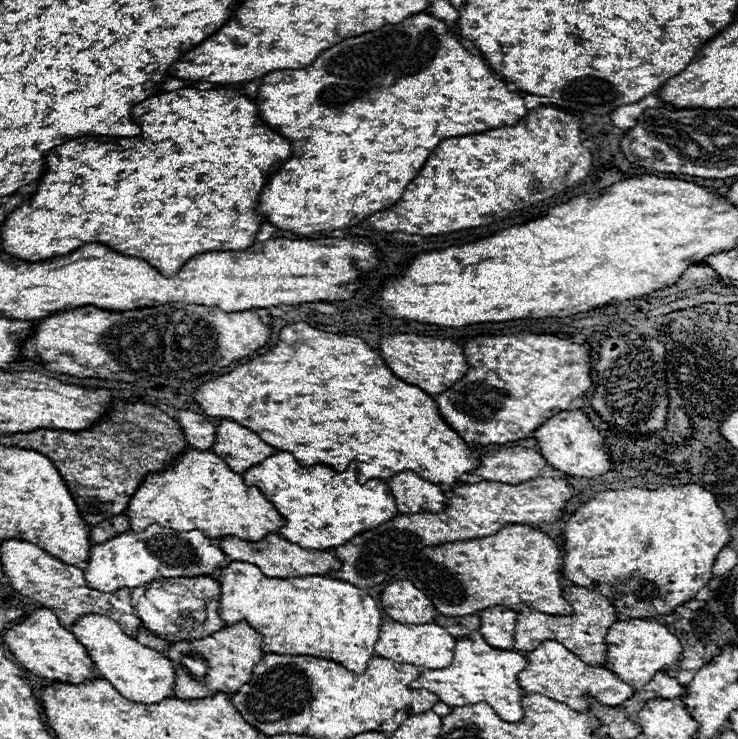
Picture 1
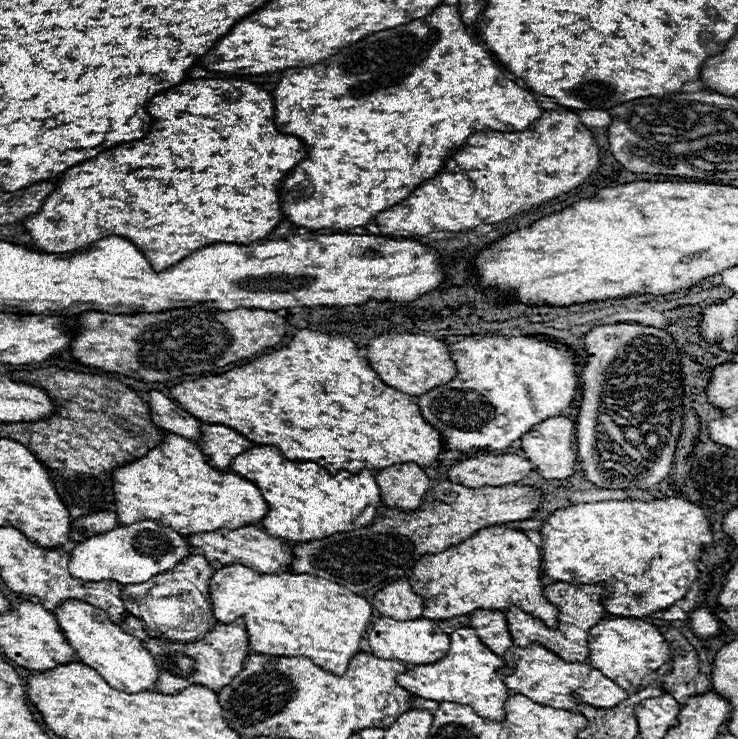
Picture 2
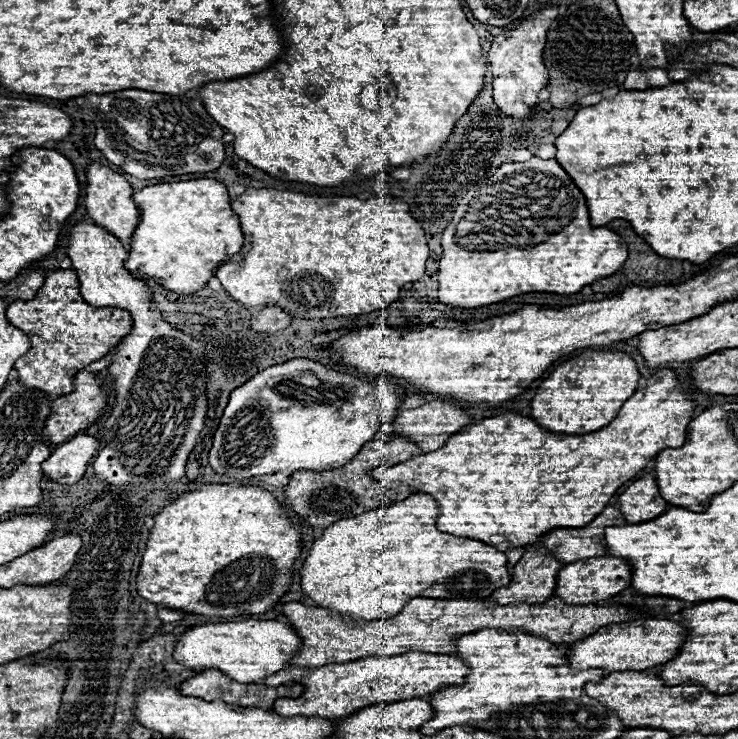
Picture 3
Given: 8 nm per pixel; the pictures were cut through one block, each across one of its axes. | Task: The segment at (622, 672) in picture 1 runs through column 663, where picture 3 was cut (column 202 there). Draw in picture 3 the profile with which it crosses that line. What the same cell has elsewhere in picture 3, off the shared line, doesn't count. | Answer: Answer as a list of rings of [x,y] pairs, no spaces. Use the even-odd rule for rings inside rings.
[[[249,618],[226,624],[202,624],[192,626],[176,638],[174,660],[194,670],[220,670],[236,682],[262,682],[272,672],[290,664],[292,654],[298,650],[300,638],[286,622]]]

